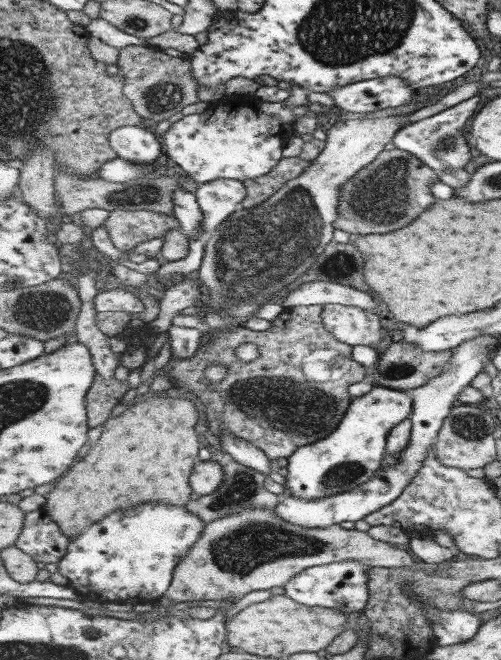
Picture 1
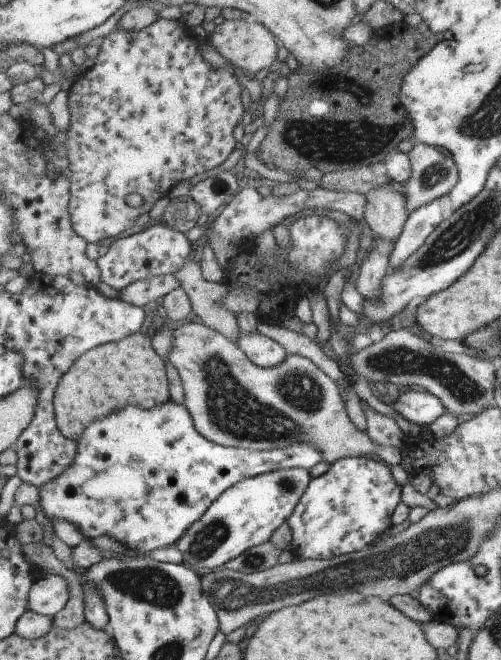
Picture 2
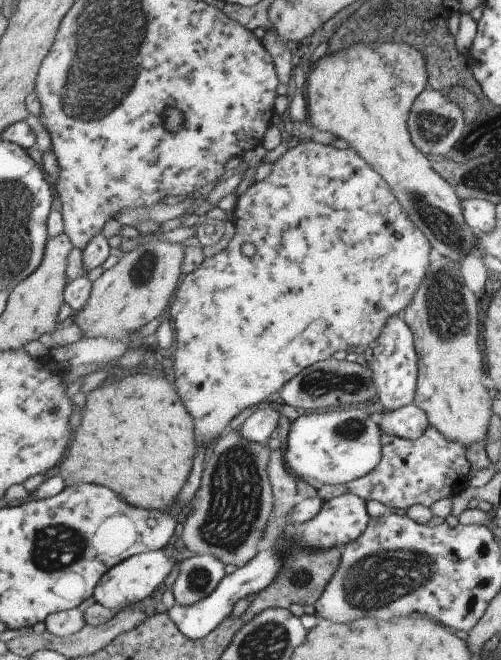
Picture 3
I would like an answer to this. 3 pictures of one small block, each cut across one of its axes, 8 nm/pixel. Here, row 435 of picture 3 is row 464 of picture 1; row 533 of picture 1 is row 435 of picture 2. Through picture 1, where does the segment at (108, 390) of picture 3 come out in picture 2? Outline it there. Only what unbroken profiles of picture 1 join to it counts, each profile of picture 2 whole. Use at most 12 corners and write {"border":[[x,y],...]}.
{"border":[[137,332],[92,348],[56,388],[77,443],[129,404],[167,404],[166,360]]}

